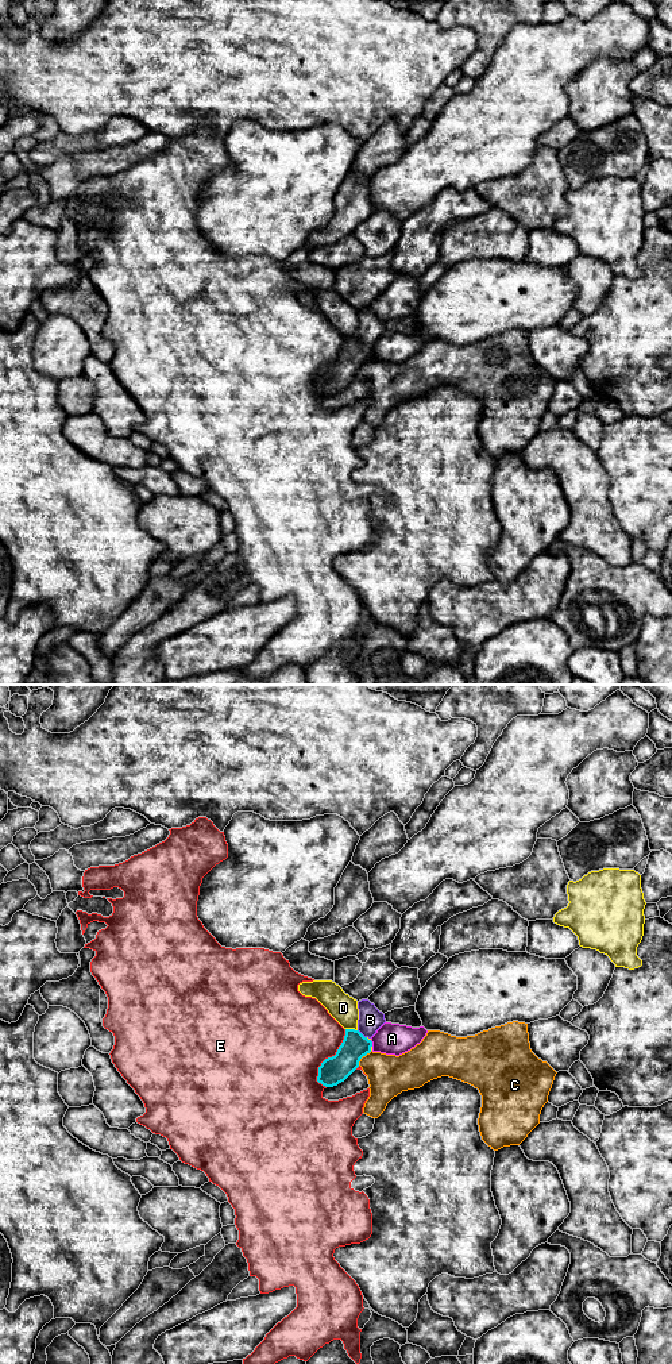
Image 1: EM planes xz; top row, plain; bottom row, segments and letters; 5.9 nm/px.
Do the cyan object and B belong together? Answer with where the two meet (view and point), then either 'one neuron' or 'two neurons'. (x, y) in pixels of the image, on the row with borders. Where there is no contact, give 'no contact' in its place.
xz (360, 1033) | one neuron

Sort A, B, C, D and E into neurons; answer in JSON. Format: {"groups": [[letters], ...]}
{"groups": [["A"], ["B"], ["C"], ["D"], ["E"]]}

